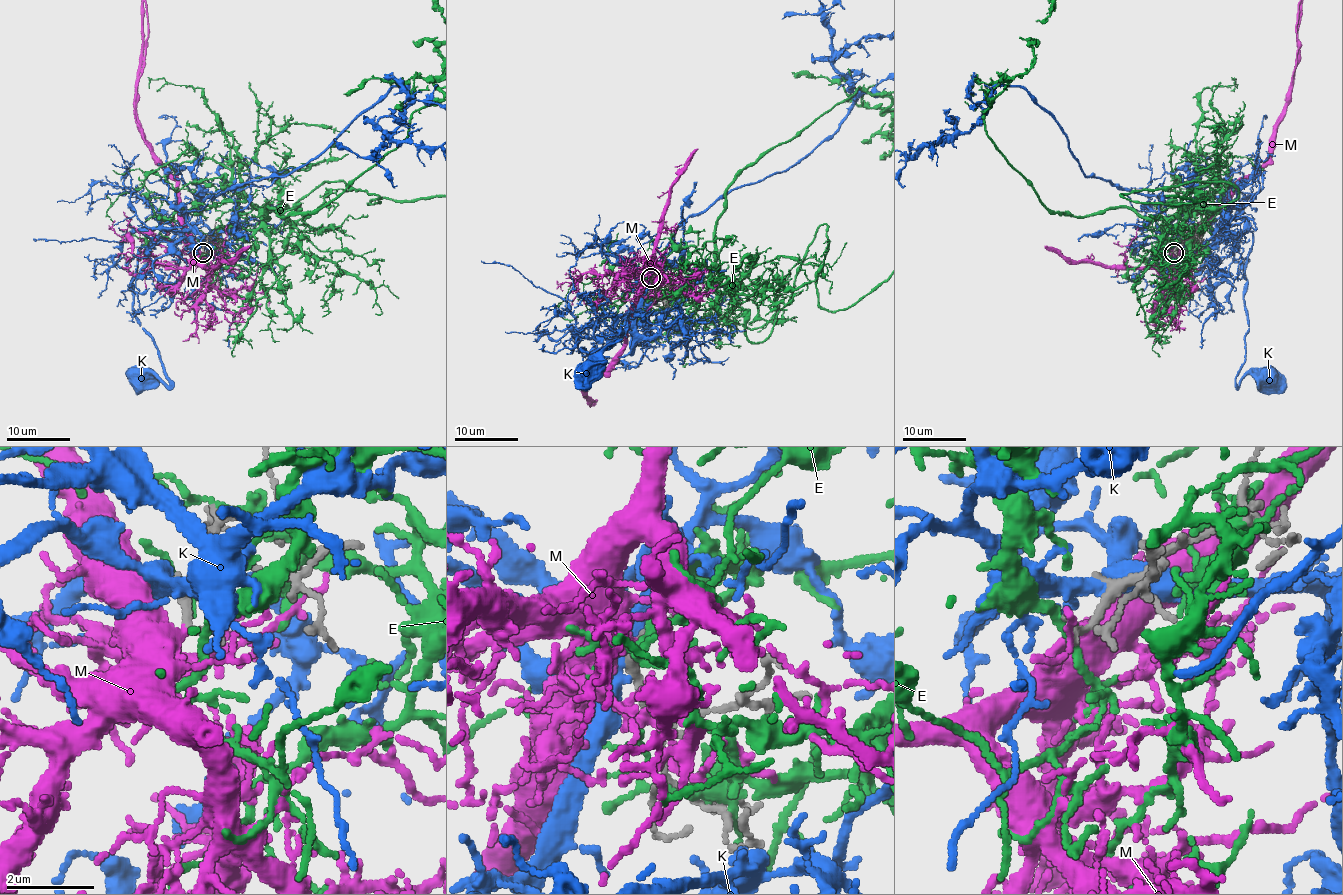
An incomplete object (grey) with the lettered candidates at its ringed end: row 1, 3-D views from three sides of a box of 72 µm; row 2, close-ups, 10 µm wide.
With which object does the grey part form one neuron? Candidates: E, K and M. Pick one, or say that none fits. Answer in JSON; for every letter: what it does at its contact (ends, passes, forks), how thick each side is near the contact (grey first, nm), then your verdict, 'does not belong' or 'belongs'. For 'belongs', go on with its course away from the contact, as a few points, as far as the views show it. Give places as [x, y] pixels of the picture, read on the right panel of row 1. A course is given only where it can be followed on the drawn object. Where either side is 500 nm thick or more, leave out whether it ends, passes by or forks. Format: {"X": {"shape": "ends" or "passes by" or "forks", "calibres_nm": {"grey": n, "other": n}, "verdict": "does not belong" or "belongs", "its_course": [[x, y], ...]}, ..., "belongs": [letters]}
{"E": {"shape": "passes by", "calibres_nm": {"grey": 180, "other": 200}, "verdict": "does not belong"}, "K": {"shape": "forks", "calibres_nm": {"grey": 190, "other": 380}, "verdict": "does not belong"}, "M": {"calibres_nm": {"grey": 150, "other": 600}, "verdict": "belongs"}, "belongs": ["M"]}

